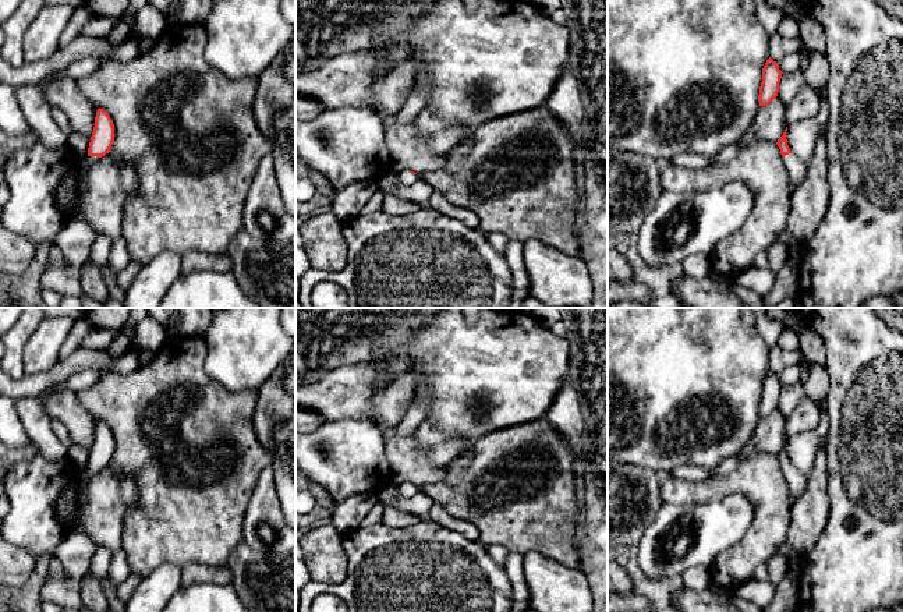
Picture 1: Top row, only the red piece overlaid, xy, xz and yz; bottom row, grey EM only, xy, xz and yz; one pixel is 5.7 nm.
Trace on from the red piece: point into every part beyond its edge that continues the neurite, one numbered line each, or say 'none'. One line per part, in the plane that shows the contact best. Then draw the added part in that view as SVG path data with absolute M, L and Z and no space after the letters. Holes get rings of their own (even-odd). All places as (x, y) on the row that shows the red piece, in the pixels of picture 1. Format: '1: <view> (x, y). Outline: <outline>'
1: xy (70, 193). Outline: M85 156L78 159L74 173L60 185L56 192L57 204L70 219L77 217L77 206L86 188L85 171L91 162L96 162L98 156Z

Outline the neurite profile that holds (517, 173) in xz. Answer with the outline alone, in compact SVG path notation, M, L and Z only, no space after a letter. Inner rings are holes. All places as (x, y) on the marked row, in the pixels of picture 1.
M543 105L489 120L446 153L446 165L421 176L449 202L479 217L478 231L504 234L509 240L539 240L577 257L578 190L574 142L563 123Z

